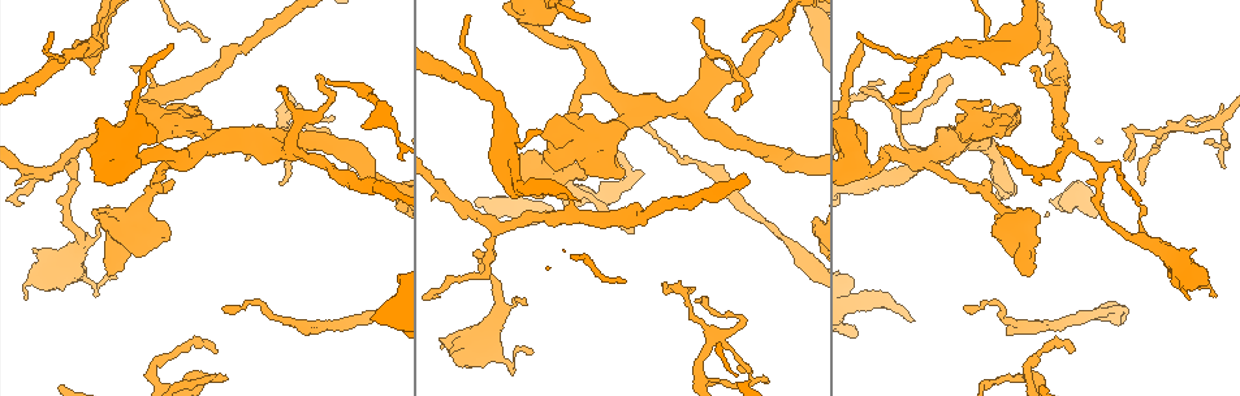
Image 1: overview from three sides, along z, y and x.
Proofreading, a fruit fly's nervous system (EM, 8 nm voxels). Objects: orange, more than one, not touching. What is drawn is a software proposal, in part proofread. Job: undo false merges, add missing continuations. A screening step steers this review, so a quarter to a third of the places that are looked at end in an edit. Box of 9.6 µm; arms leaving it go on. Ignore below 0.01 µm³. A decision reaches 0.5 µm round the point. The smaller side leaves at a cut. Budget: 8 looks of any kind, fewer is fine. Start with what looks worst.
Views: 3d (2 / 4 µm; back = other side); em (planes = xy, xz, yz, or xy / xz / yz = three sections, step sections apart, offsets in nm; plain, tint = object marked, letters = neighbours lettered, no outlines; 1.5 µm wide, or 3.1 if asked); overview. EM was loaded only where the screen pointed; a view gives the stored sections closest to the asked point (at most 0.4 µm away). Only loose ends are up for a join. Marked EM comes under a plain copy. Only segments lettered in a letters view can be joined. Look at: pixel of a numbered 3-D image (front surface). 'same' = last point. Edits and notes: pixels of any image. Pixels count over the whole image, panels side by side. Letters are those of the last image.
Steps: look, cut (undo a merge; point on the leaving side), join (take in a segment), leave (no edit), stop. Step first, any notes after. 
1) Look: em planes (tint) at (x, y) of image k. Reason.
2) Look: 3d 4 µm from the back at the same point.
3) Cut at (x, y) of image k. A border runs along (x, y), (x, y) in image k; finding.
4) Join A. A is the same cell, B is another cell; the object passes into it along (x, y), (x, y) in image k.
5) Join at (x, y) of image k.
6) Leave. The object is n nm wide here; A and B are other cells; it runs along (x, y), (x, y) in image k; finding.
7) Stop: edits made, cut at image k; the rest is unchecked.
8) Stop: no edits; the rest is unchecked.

Look: 3d 4 µm from the back at (72, 168) of image 1. A fork.

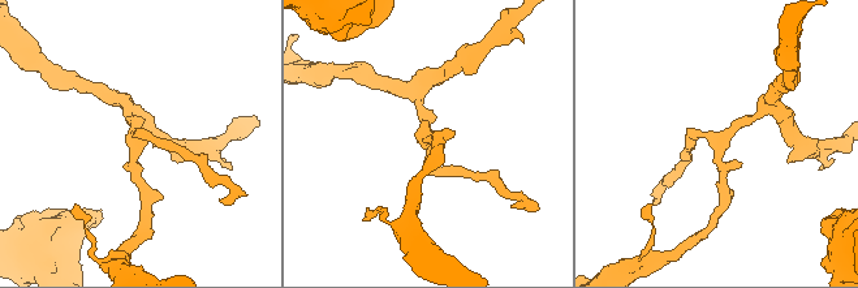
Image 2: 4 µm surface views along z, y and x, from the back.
Look: em xz step 4 (tint) at (718, 146) of image 2.

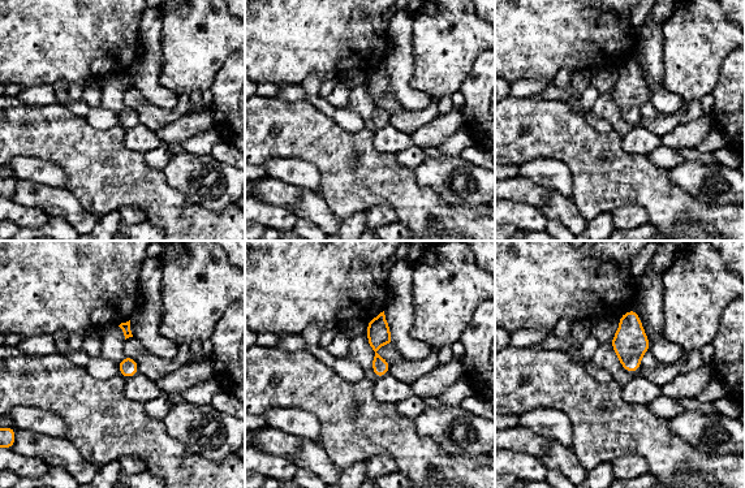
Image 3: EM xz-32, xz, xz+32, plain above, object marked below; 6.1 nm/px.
Look: em xz step 4 (letters) at the same point.

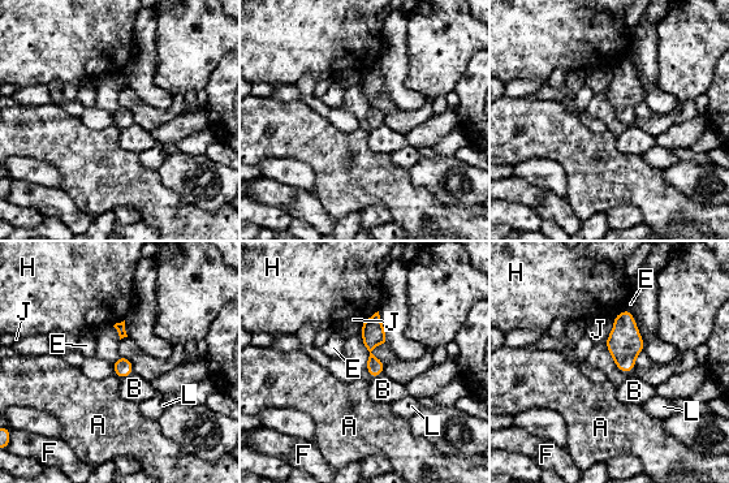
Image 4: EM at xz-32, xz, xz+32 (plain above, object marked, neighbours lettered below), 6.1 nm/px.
Leave. A, B, E, F, H, J and L are other cells; a border runs along (133, 372), (120, 379) in image 4; continuous, no second cell.

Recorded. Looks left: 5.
Look: 3d 4 µm at (117, 277) of image 1. Thin end.

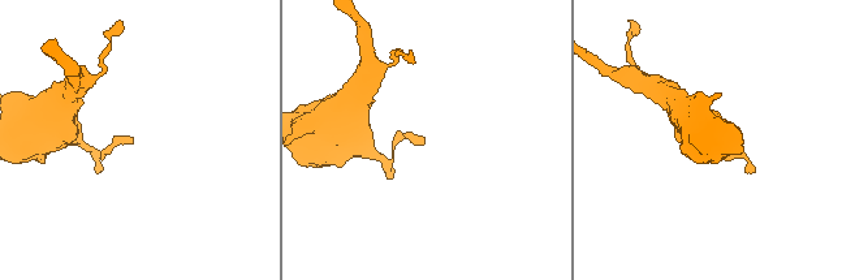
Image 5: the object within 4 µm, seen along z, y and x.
Look: em planes (letters) at (130, 141) of image 5. Shape alone is not enough.

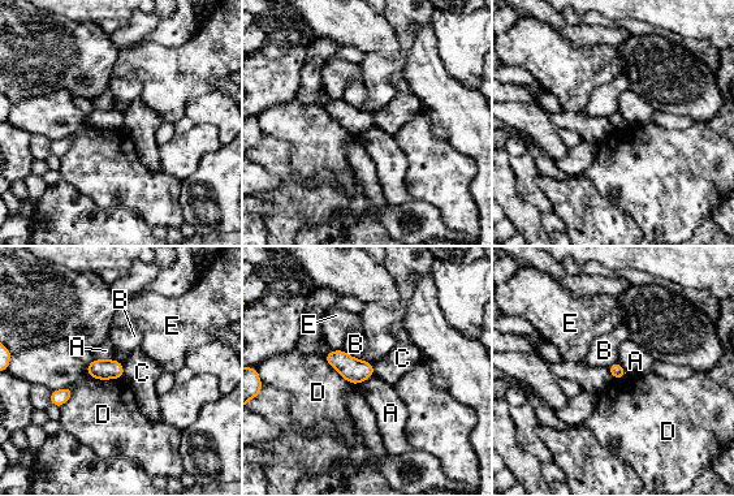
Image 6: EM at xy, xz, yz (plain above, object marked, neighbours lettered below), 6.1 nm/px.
Leave. A, B, C, D and E are other cells; no lettered segment goes on from it.

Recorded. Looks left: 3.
Look: em xy step 4 (tint) at (179, 160) of image 1. Thick turns thin.

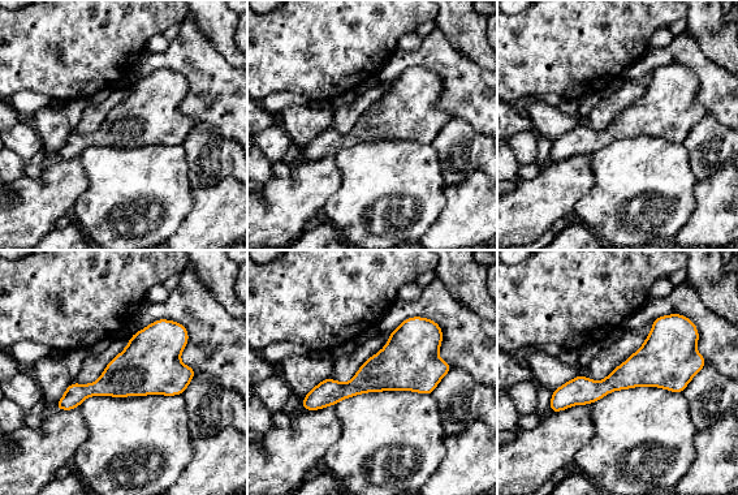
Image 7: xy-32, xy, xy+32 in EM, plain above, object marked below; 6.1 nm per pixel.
Look: em yz step 8 (tint) at the same point. Cut it another way.

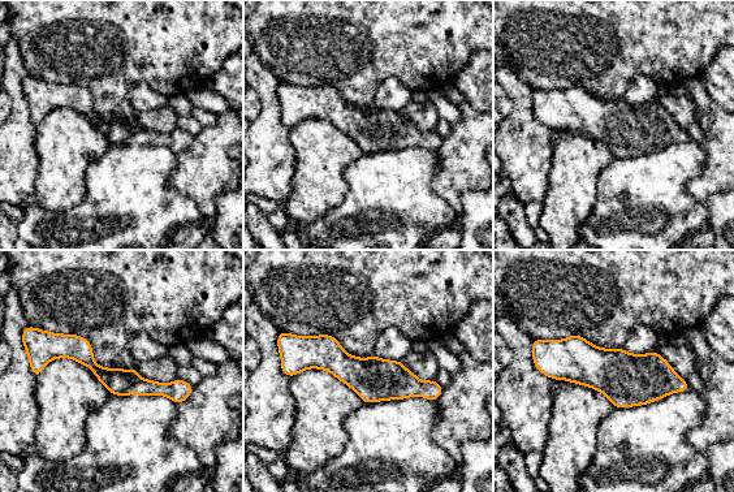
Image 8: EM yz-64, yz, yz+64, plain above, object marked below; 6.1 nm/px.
Look: em yz step 8 (letters) at the same point.

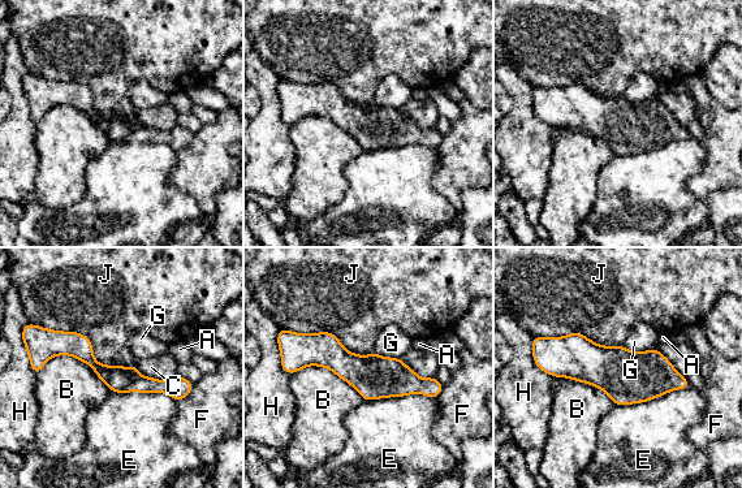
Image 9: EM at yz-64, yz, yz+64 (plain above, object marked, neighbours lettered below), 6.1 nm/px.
Leave. The object is 280 nm wide here; A, B, C, E, F, G, H and J are other cells; a border runs along (35, 374), (73, 355), (111, 391) in image 9; all the same cell.

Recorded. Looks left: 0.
Stop: no edits; the rest is unchecked.

